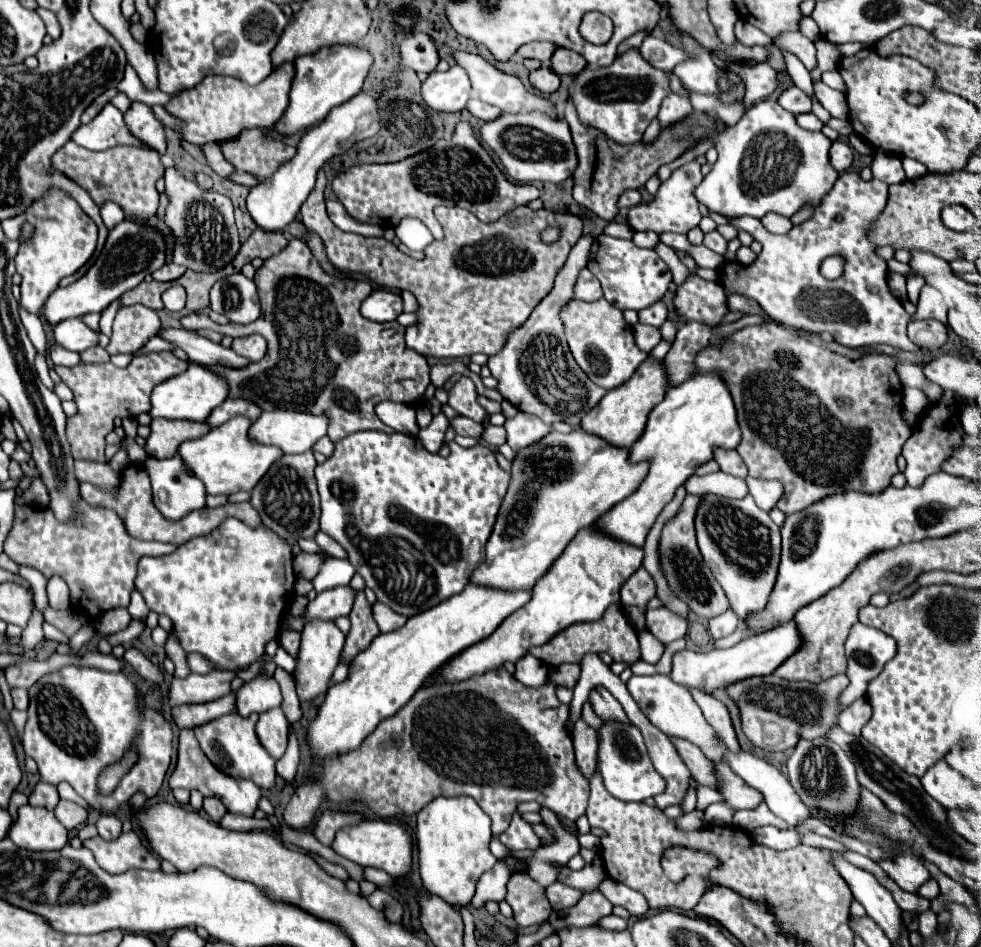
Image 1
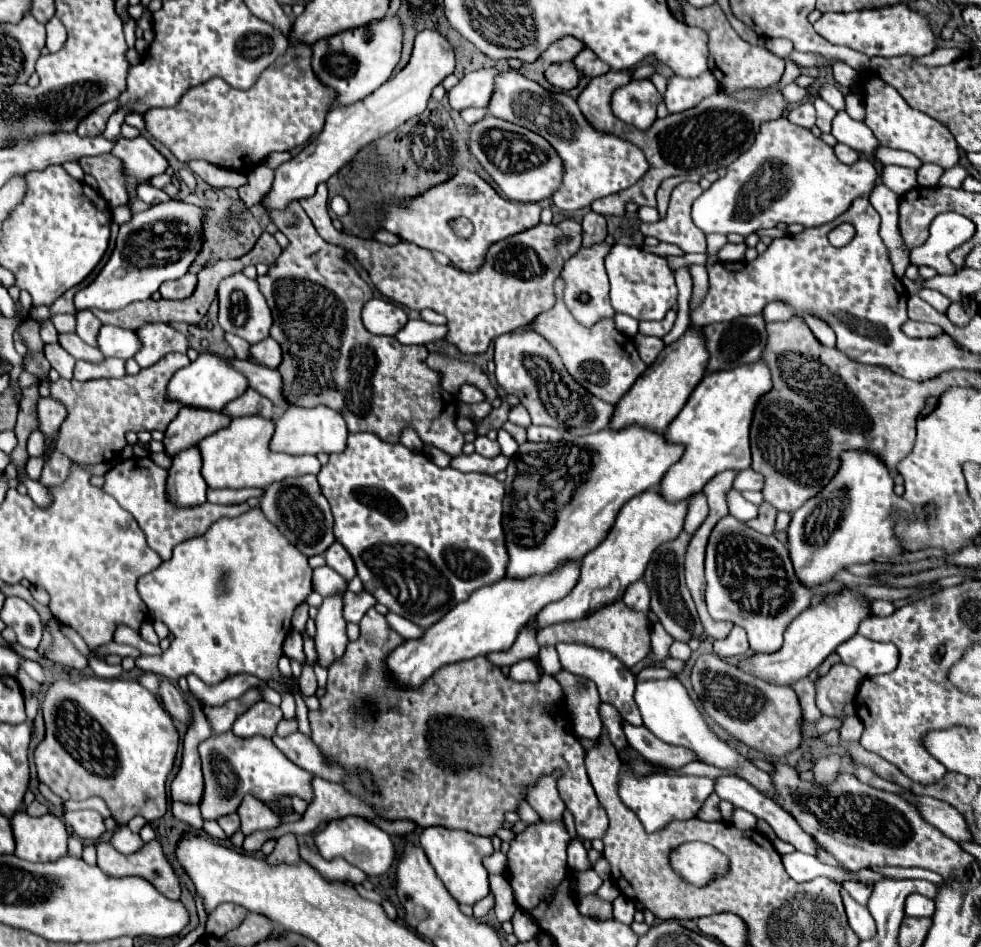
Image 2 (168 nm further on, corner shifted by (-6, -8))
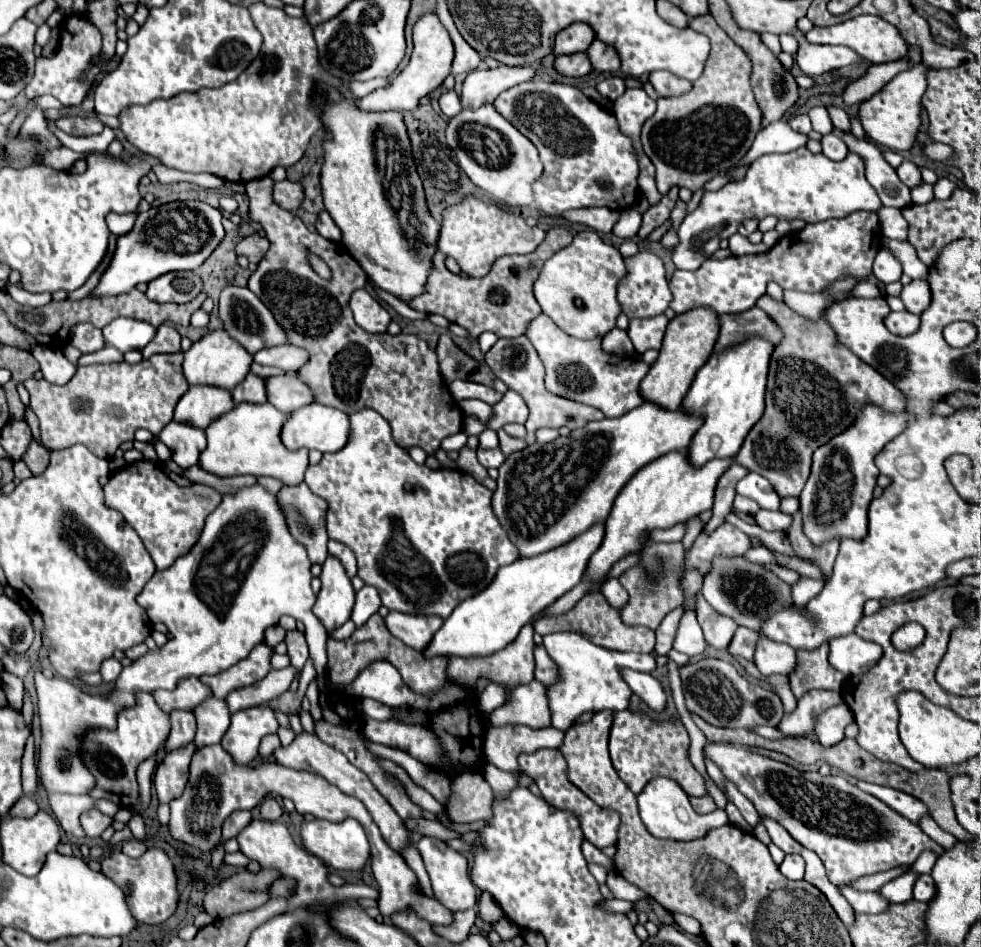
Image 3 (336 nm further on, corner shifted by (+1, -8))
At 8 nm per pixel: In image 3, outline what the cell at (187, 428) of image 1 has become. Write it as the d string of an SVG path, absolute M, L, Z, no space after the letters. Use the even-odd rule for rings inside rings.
M190 388L178 402L174 420L206 428L214 418L234 408L232 392L226 388Z

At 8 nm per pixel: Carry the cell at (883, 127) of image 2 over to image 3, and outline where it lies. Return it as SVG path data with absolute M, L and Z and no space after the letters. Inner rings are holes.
M920 62L918 66L900 72L890 80L878 94L874 94L870 100L862 102L860 106L860 122L866 130L866 134L892 150L904 152L910 150L910 146L916 140L918 126L920 126L920 98L926 90L926 72L930 70L928 64Z

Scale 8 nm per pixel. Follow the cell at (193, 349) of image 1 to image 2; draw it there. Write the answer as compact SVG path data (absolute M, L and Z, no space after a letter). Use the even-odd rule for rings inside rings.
M225 358L227 364L233 364L233 368L237 368L247 380L249 380L249 386L257 392L261 392L263 396L267 396L275 406L279 408L287 408L287 402L283 398L283 392L281 392L281 376L277 370L271 370L271 368L265 368L261 364L257 364L255 360L247 358L247 360L241 360L241 358Z

